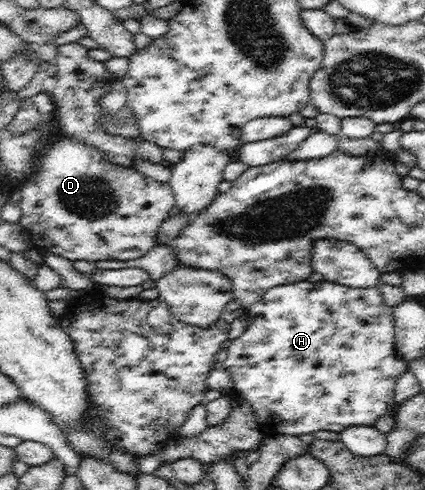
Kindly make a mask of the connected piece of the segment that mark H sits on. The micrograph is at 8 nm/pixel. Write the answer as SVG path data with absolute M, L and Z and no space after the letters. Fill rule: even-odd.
M329 280L322 282L300 281L296 284L280 285L269 290L263 300L253 305L248 311L247 331L226 347L222 365L233 375L235 381L235 393L243 396L253 406L259 422L268 433L287 434L292 436L315 433L315 431L329 430L340 433L351 425L374 426L379 417L391 414L389 409L393 405L396 395L396 384L408 369L407 360L401 358L396 351L395 339L395 310L388 307L383 301L382 293L378 286L354 288L353 286L341 285Z

